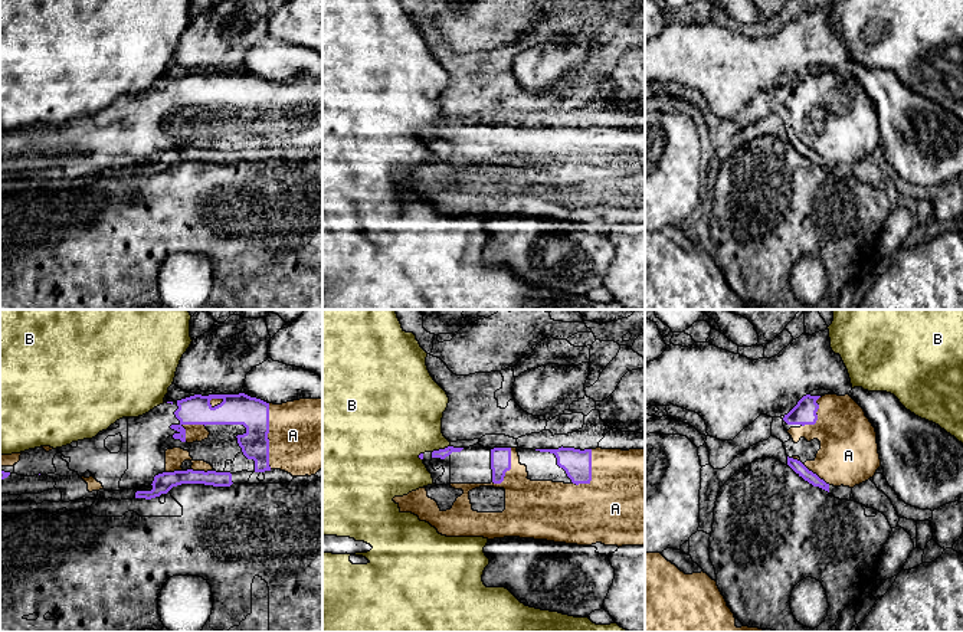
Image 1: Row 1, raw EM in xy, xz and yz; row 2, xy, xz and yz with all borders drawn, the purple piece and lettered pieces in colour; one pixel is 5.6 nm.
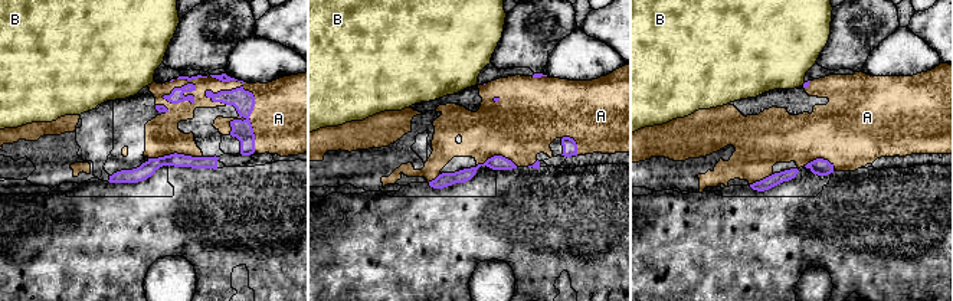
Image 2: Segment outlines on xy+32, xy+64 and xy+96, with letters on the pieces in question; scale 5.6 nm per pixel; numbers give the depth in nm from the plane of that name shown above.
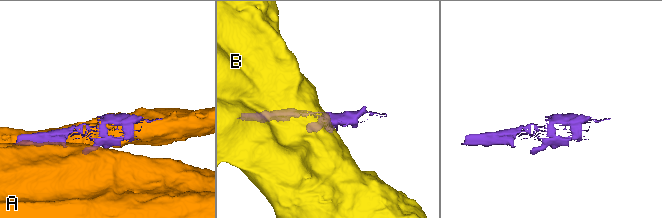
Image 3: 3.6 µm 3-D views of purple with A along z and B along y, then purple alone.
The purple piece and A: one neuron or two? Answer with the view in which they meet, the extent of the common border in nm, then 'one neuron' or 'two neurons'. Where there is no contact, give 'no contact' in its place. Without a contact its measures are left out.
xy | 360 nm | one neuron

